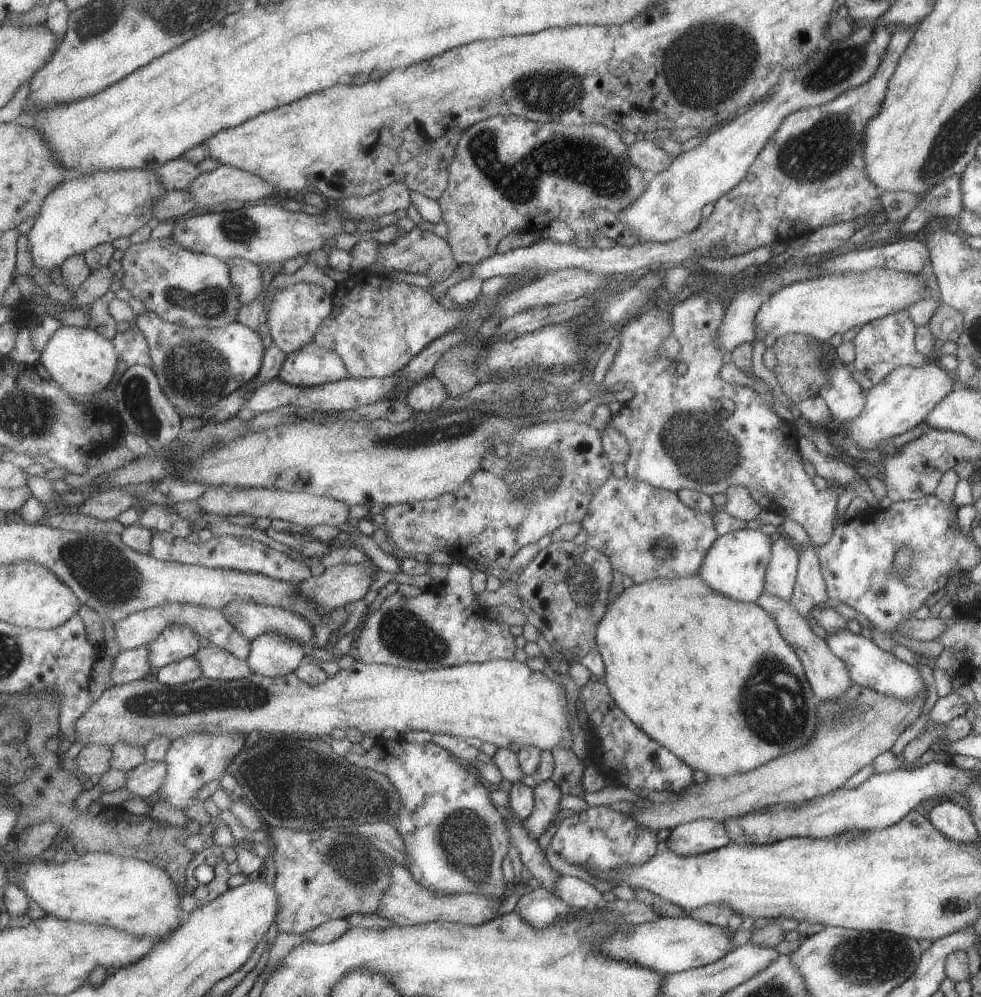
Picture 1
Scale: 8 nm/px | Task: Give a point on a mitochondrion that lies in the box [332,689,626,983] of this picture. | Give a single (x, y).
(463, 846)

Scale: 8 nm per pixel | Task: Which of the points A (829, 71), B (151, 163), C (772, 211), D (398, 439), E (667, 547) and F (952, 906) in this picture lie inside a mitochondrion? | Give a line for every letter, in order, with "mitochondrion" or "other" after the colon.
A: mitochondrion
B: other
C: other
D: mitochondrion
E: mitochondrion
F: other

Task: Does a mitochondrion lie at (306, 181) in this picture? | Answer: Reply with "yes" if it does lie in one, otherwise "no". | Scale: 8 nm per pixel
no

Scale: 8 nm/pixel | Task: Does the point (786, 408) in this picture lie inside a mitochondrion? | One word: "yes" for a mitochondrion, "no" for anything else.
no

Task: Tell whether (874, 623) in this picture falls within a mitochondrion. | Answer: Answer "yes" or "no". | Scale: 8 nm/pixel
no

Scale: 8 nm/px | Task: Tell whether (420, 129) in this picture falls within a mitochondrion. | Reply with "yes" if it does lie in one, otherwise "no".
no

